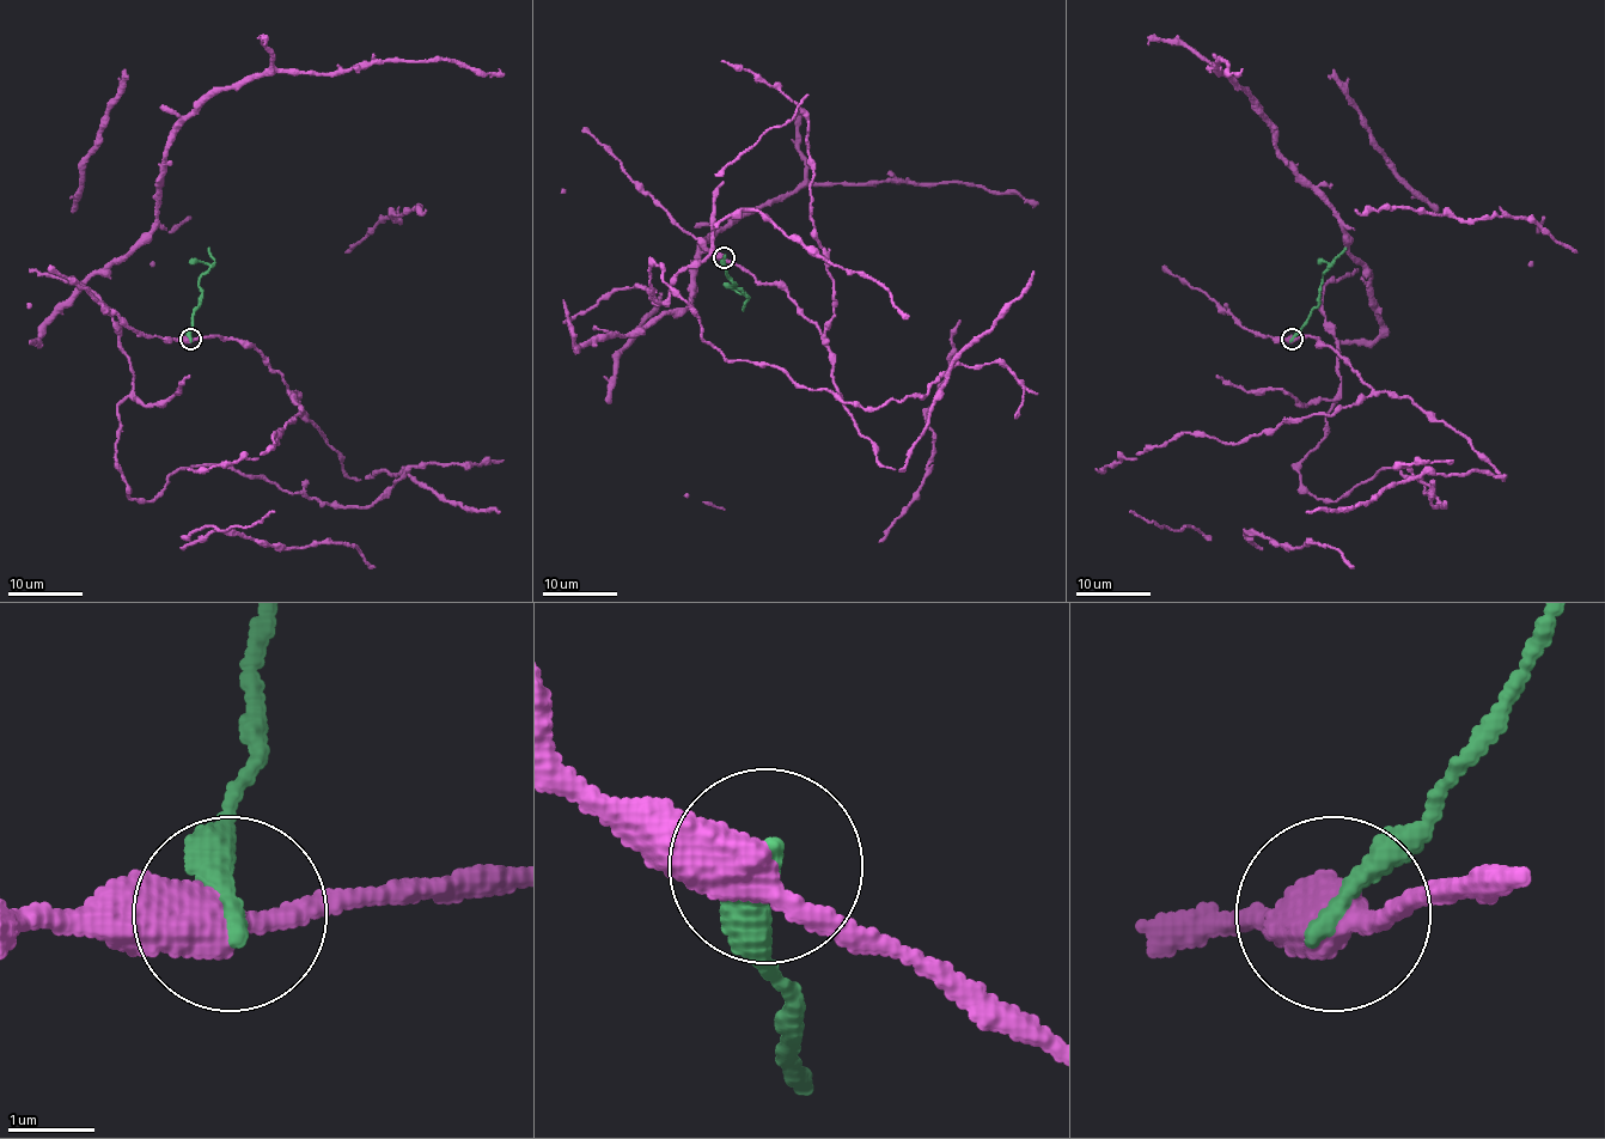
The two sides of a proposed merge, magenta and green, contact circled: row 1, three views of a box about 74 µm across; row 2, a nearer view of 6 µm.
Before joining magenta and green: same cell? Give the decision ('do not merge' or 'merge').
do not merge

